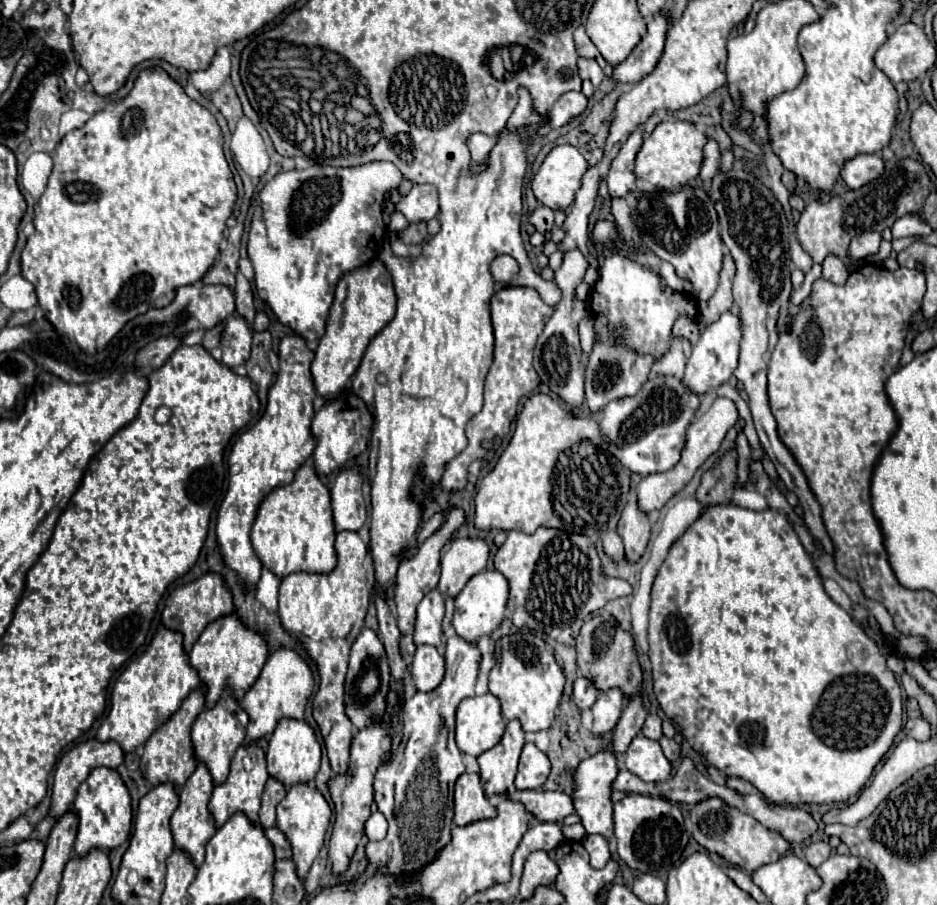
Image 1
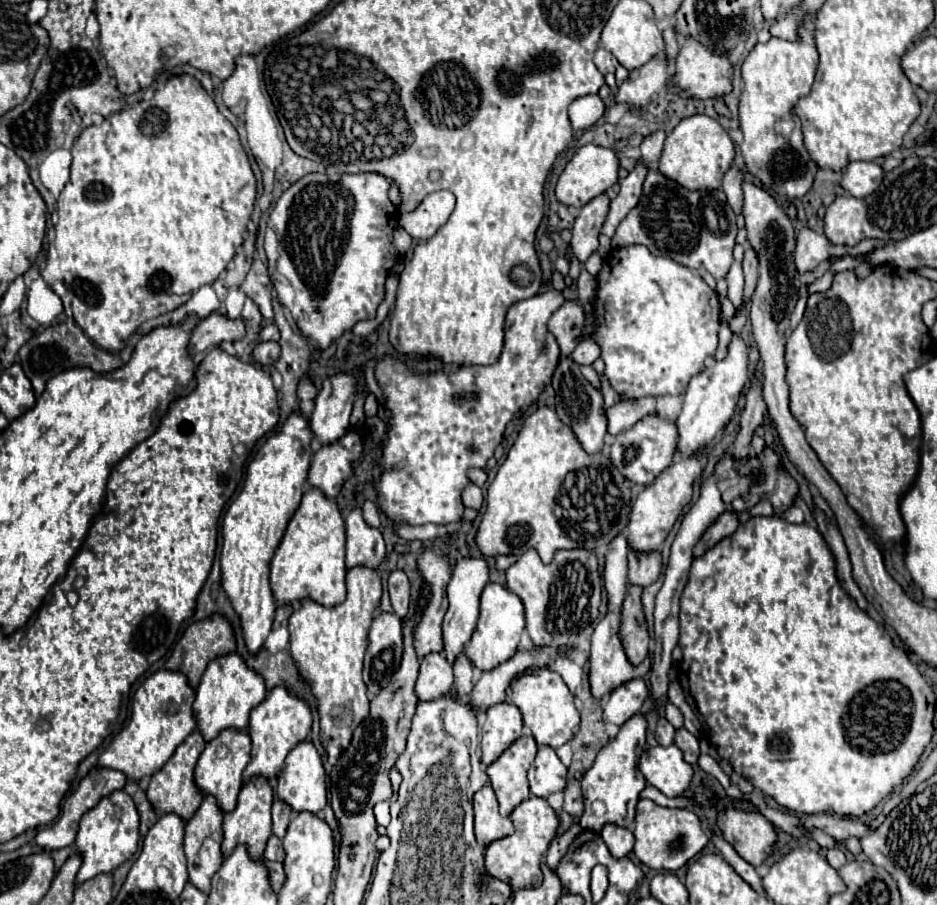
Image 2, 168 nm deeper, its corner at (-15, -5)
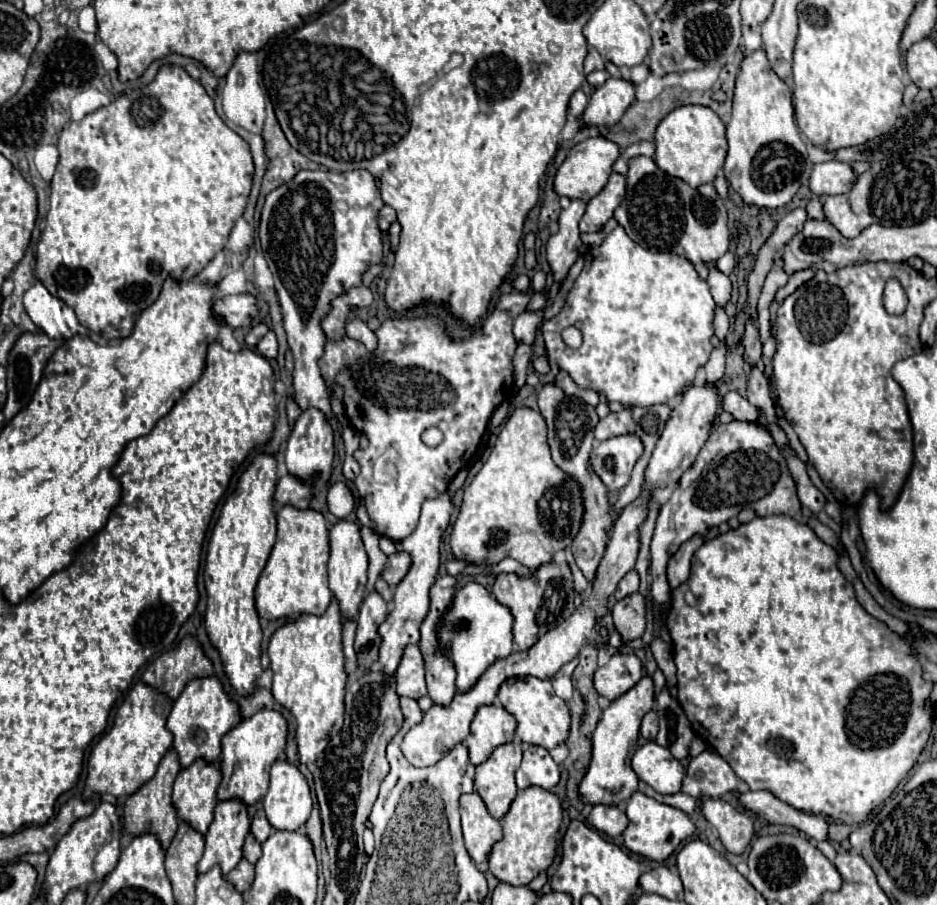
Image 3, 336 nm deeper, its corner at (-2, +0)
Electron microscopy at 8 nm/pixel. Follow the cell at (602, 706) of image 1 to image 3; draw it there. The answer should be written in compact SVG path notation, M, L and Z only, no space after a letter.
M612 655L604 667L596 669L594 687L600 697L616 701L642 679L642 665L636 655Z

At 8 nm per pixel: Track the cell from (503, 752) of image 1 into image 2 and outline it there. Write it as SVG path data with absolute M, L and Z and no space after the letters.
M523 736L515 740L491 766L487 766L487 776L499 800L499 812L509 816L515 806L530 796L527 784L527 770L537 754L537 742L533 736Z

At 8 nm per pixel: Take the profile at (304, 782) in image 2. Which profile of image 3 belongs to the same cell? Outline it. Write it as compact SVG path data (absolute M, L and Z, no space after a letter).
M286 757L276 759L270 771L270 787L262 799L266 817L274 829L300 829L312 811L306 777Z

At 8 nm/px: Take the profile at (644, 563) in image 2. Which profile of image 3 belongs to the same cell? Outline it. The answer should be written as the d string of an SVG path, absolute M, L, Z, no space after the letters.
M632 569L630 573L626 573L626 577L622 577L622 581L618 583L618 589L616 589L616 599L622 599L630 593L636 593L638 591L638 585L640 585L640 577L638 577L638 571Z

